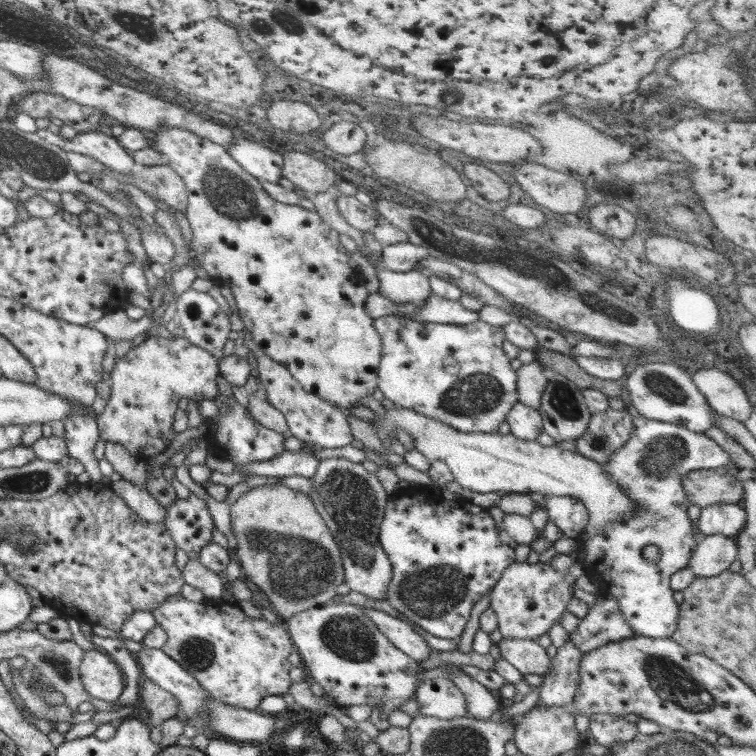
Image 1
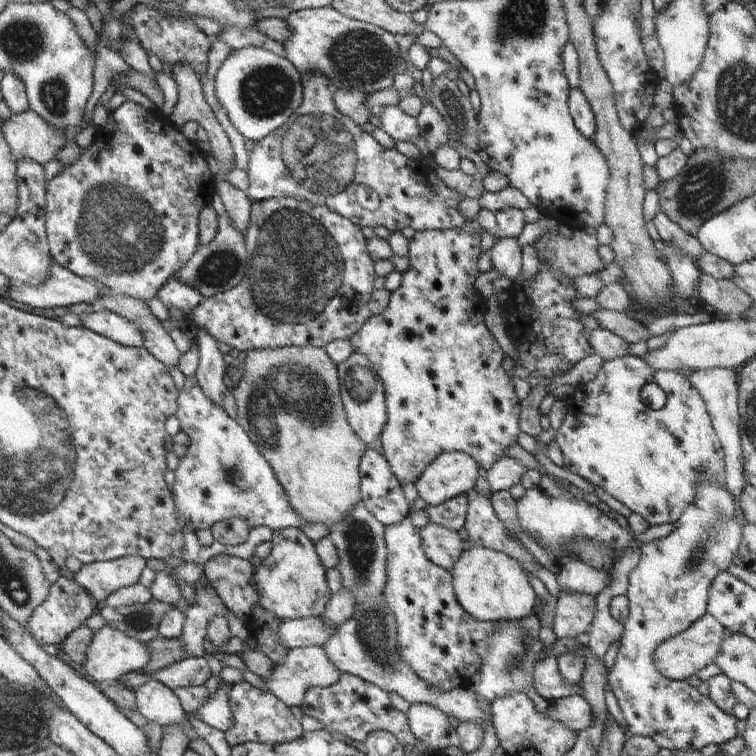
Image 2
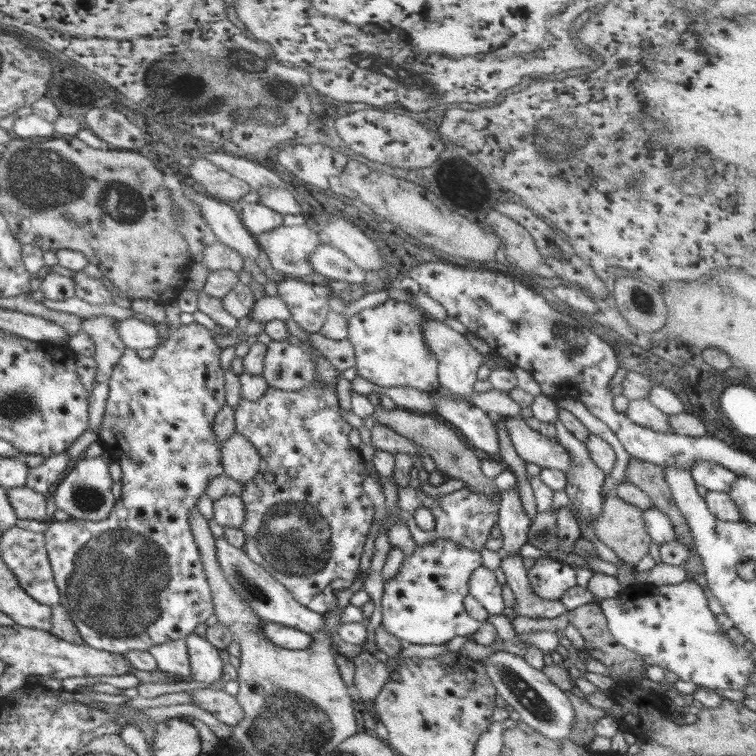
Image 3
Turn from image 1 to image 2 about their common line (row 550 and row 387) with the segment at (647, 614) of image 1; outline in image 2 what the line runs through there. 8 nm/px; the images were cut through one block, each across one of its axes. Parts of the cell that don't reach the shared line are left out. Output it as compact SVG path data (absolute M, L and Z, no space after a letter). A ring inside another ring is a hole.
M632 355L614 359L613 361L603 361L598 374L596 374L596 378L586 385L578 386L574 394L568 396L565 402L567 403L566 416L564 416L562 426L560 426L555 434L555 440L562 451L565 461L564 466L575 475L586 479L594 487L601 488L604 492L612 496L612 498L619 500L631 512L636 512L640 516L643 516L644 520L650 526L664 524L666 522L675 523L680 518L680 515L692 504L696 496L696 489L699 488L699 484L701 483L700 473L707 473L715 477L716 481L725 486L725 456L721 442L718 440L718 435L712 426L710 415L706 410L701 394L689 383L689 380L680 371L654 370L644 359ZM650 382L658 384L666 393L666 404L657 411L650 409L640 401L640 390L642 390L645 384L650 384Z

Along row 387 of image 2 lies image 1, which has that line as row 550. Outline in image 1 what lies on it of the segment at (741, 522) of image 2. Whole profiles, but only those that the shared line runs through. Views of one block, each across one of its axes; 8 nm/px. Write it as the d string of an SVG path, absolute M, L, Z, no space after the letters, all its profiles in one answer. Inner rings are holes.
M722 534L703 535L701 543L694 547L688 561L688 570L698 576L716 576L728 570L737 559L737 544L734 538Z

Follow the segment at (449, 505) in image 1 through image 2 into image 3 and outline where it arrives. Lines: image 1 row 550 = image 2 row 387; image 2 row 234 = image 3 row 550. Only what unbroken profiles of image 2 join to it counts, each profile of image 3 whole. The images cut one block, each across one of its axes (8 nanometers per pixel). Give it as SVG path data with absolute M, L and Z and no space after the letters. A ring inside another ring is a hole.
M436 540L428 546L416 546L414 552L402 561L396 576L384 583L381 625L405 645L445 644L455 636L475 633L482 623L467 613L463 600L469 593L469 580L479 566L482 566L480 552L468 550L452 540Z

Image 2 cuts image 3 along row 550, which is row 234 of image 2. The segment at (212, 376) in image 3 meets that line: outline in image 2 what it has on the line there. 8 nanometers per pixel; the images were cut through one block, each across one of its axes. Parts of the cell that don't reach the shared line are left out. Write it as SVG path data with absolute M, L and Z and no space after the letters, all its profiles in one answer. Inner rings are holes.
M126 101L117 109L111 111L110 118L104 126L97 125L93 134L93 141L84 149L80 157L71 165L64 167L46 185L45 229L52 260L62 268L84 277L93 279L96 283L108 287L115 293L148 302L166 284L166 281L177 273L199 249L198 219L203 206L210 204L215 190L215 178L210 170L203 152L197 147L198 142L190 142L159 110L149 111L136 104Z

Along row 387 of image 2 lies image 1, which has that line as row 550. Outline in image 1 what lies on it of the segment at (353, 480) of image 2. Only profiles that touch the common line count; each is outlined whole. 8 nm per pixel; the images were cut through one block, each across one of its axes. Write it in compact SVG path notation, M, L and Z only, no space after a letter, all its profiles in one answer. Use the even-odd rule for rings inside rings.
M282 483L260 485L250 488L230 505L230 516L242 572L268 596L280 618L287 620L297 612L327 604L336 598L336 589L344 582L342 555L327 524L305 494Z

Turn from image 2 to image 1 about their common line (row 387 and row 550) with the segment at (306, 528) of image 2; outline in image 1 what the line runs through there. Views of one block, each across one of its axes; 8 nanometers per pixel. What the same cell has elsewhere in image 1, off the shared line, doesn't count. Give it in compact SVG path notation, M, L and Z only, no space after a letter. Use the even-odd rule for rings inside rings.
M191 496L166 506L164 526L175 546L184 550L190 559L197 559L200 549L212 542L212 514L200 498Z

